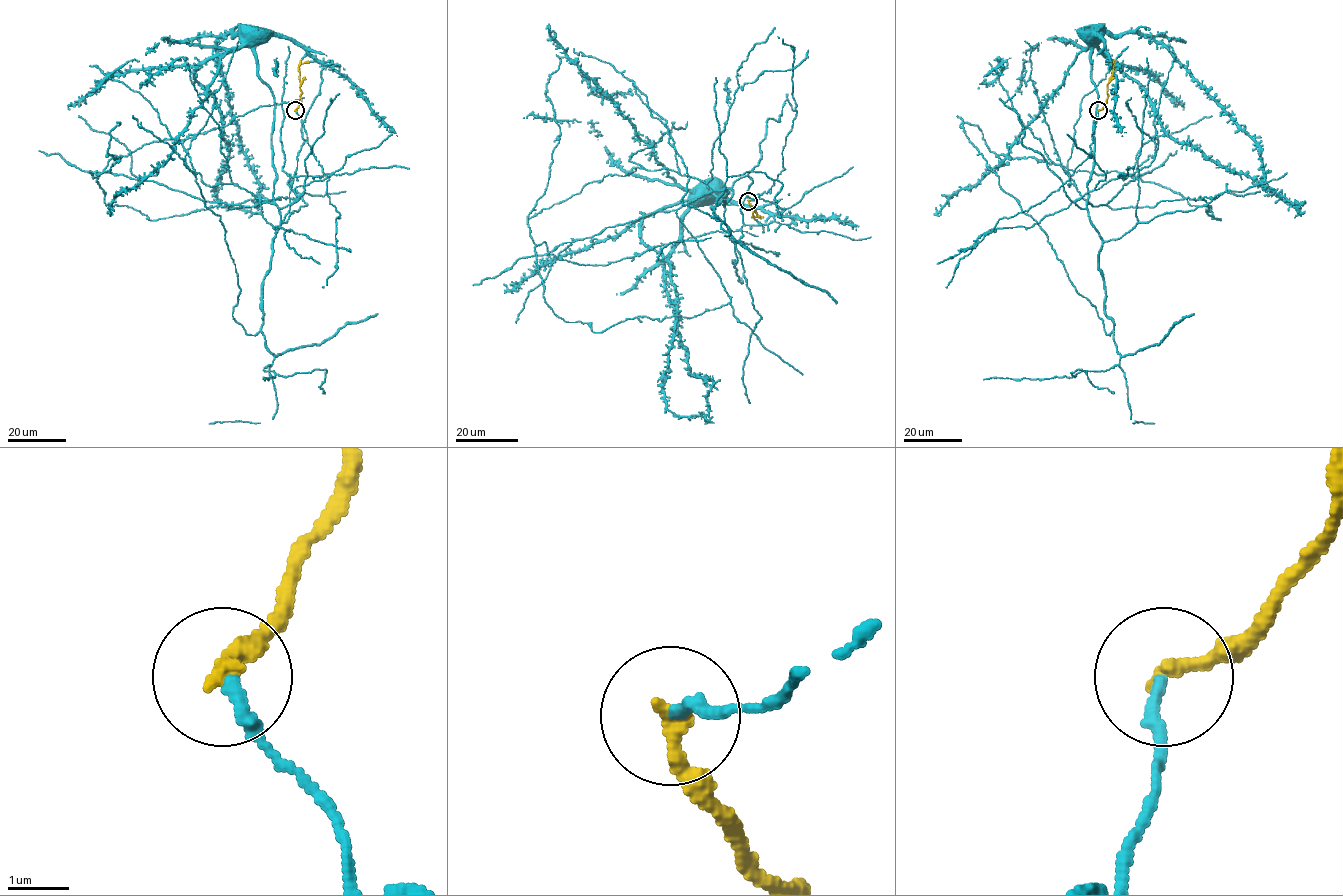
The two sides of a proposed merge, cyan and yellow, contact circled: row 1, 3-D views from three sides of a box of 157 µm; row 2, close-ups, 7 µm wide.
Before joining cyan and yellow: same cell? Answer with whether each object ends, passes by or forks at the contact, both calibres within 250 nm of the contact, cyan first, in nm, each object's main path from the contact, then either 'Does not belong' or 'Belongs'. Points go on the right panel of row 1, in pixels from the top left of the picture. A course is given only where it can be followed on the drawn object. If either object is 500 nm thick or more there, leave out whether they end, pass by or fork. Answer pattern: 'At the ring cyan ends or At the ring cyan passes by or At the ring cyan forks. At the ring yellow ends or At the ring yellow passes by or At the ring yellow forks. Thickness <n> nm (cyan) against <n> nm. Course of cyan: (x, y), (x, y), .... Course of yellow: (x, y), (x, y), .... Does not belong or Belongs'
At the ring cyan ends. At the ring yellow ends. Thickness 200 nm (cyan) against 240 nm. Course of cyan: (1098, 110), (1069, 180), (976, 245), (1078, 199), (1199, 197), (1221, 220), (1143, 181), (1158, 142), (1131, 97). Course of yellow: (1098, 110), (1107, 101), (1107, 84), (1112, 74), (1113, 61). Belongs

